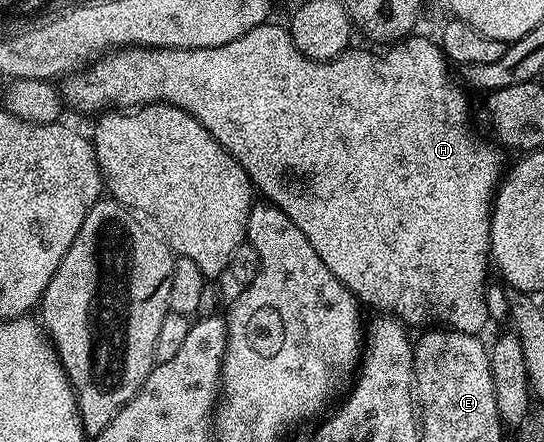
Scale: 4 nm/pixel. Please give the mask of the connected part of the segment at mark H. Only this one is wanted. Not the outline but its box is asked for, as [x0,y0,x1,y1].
[61,24,505,335]

